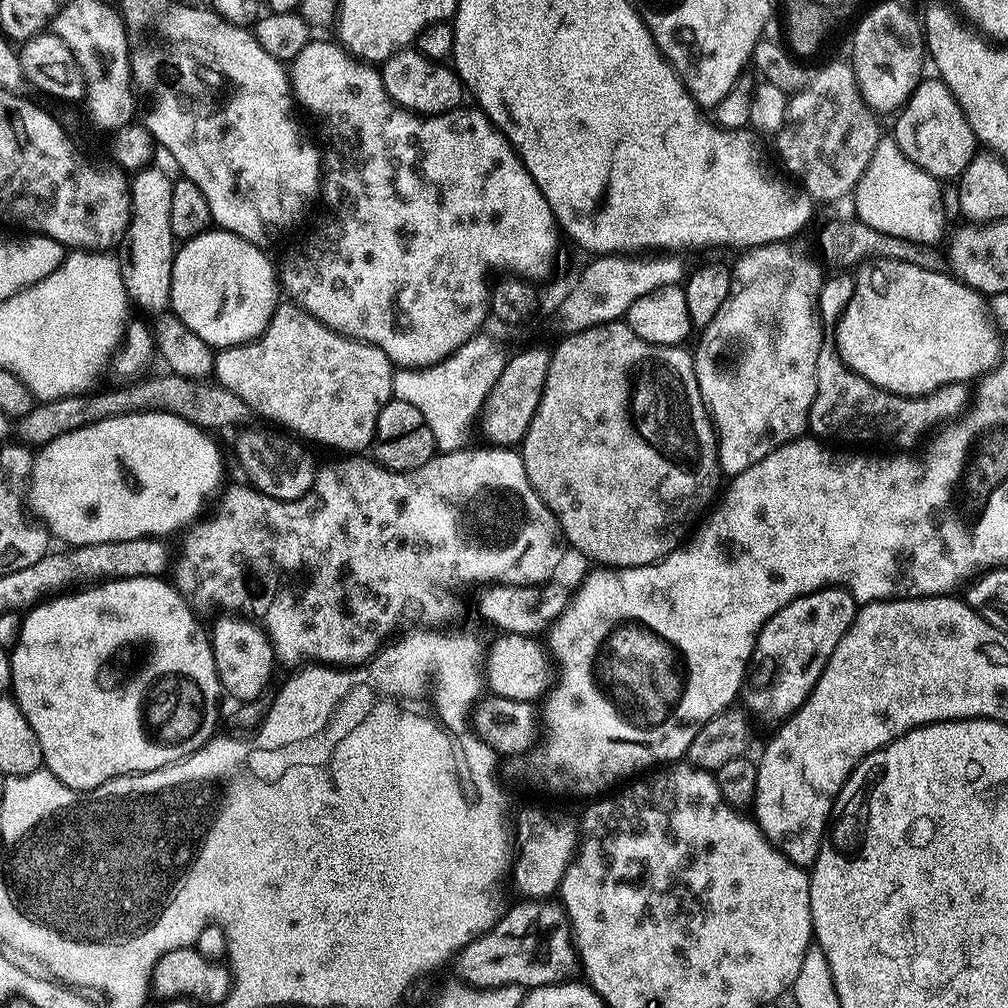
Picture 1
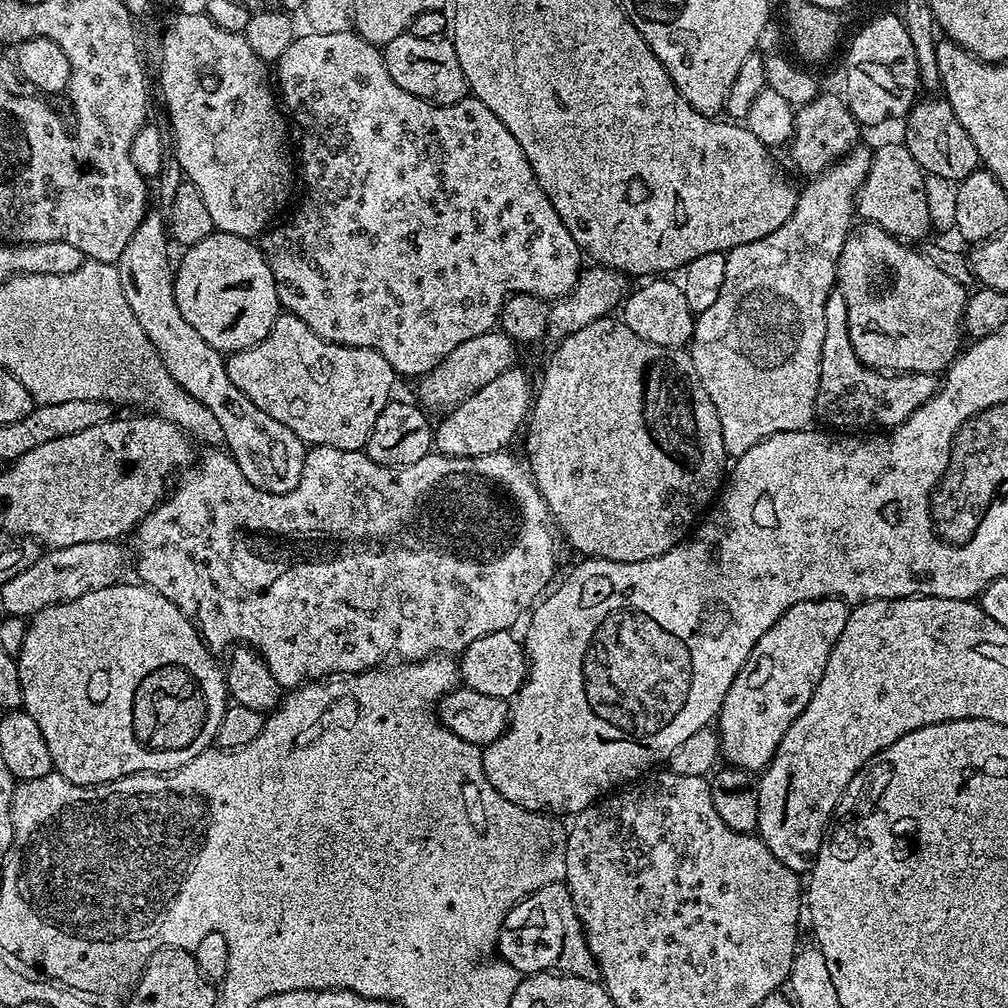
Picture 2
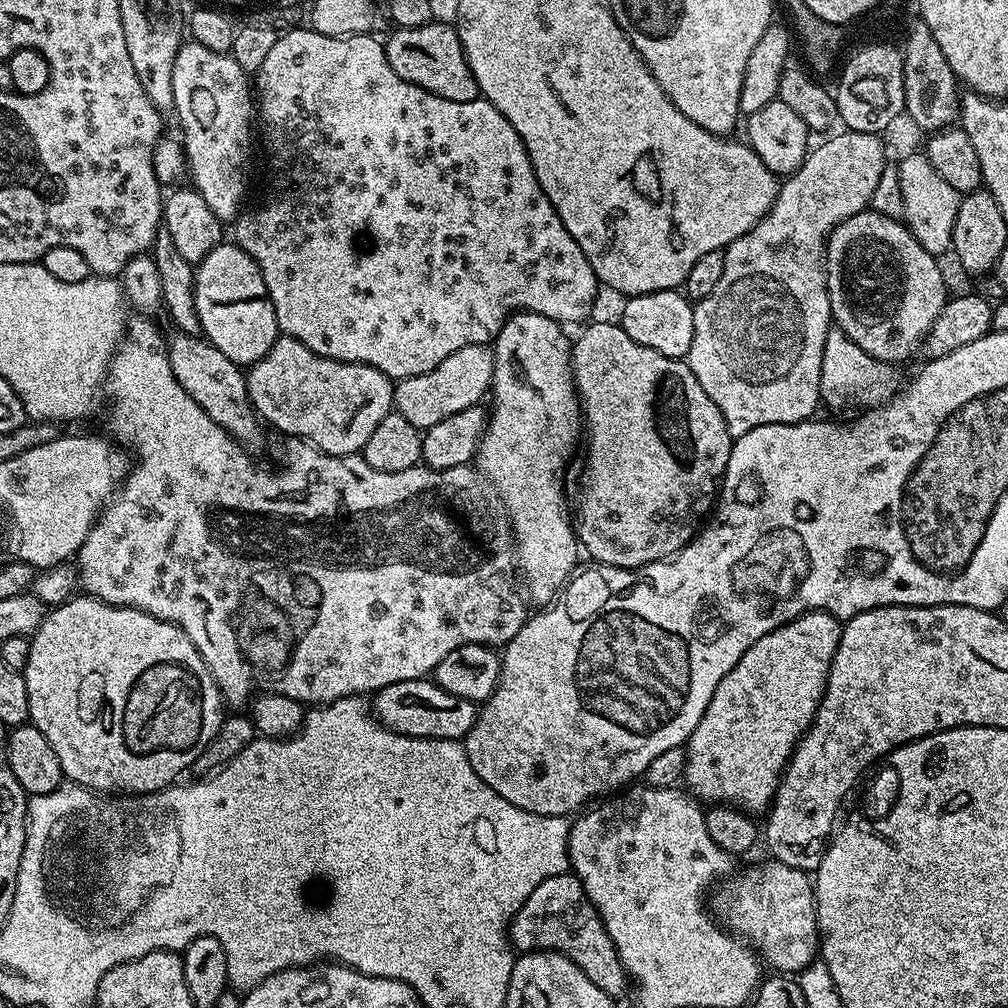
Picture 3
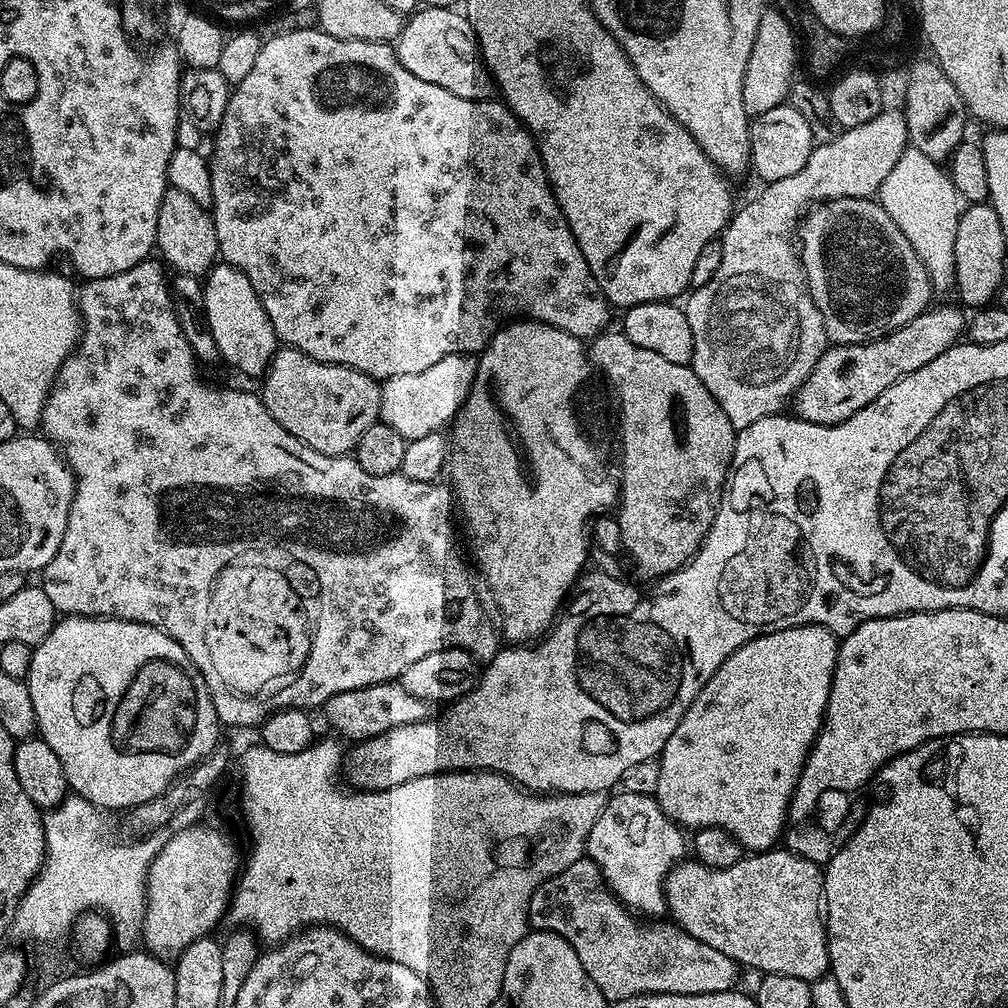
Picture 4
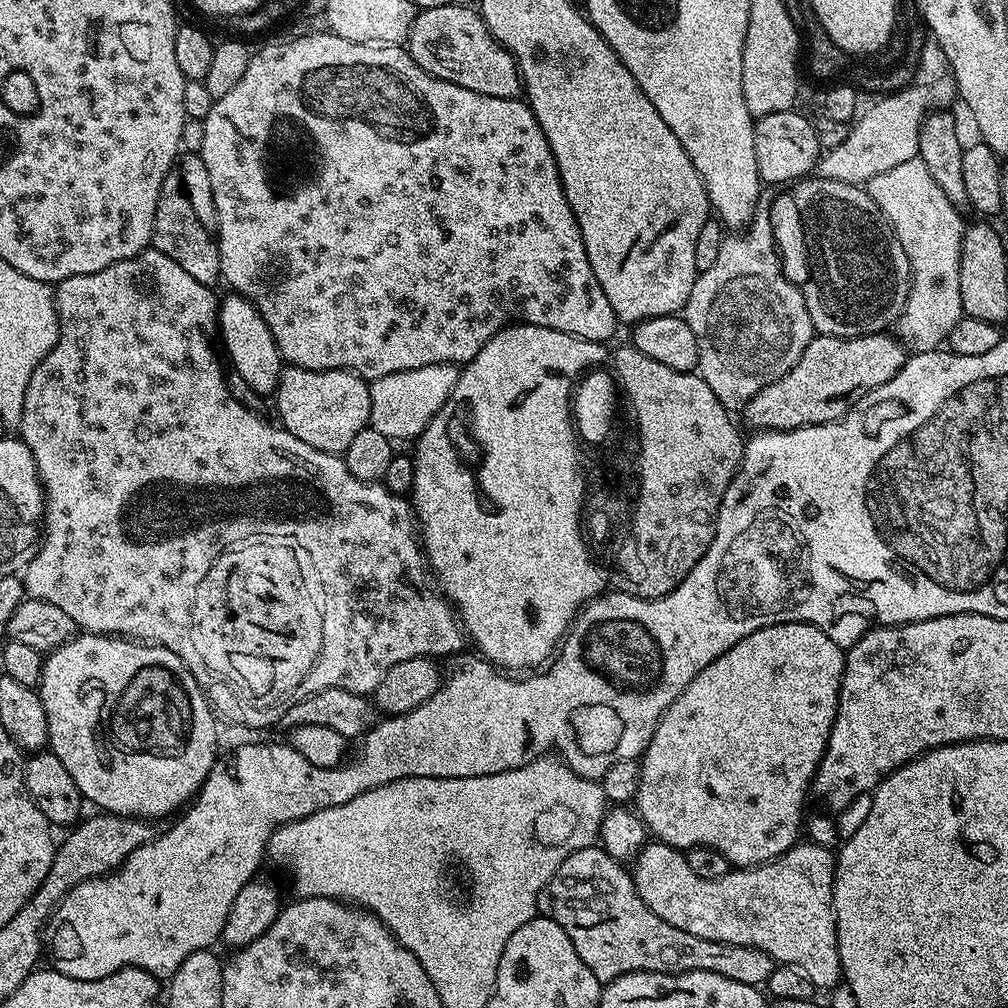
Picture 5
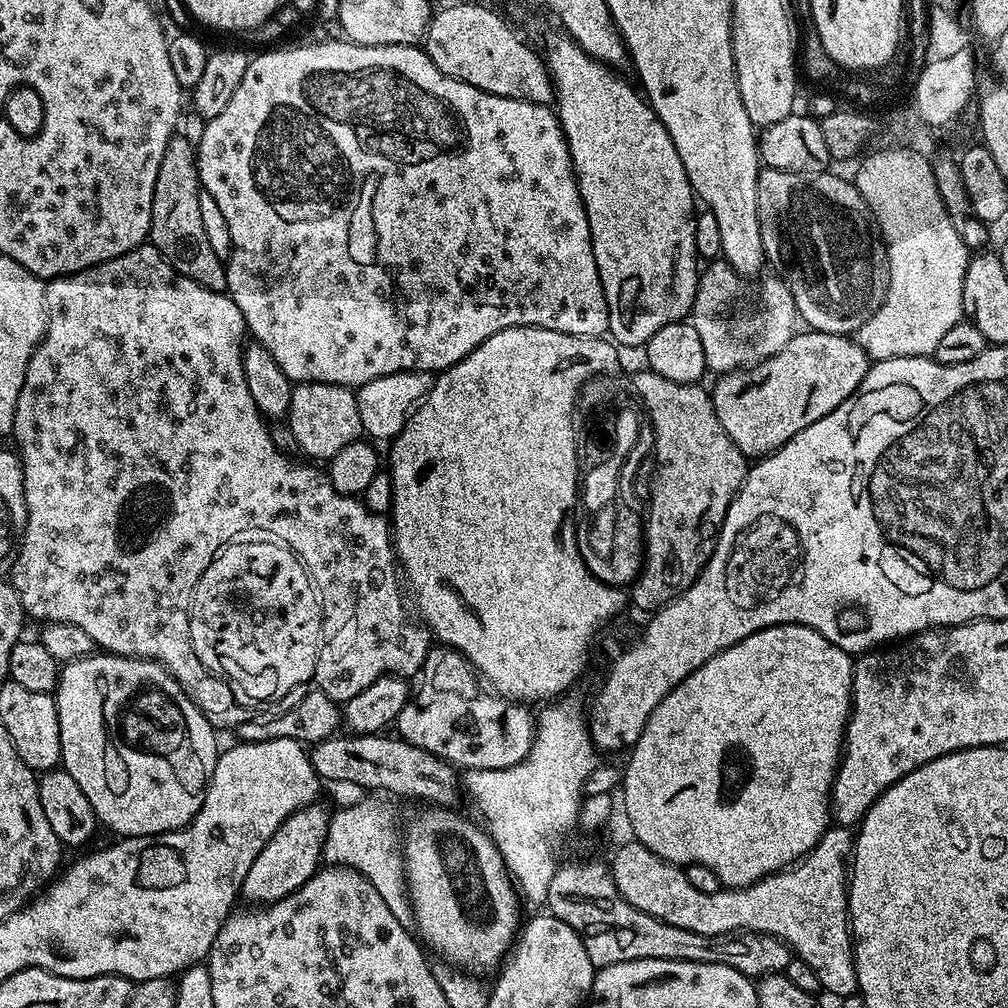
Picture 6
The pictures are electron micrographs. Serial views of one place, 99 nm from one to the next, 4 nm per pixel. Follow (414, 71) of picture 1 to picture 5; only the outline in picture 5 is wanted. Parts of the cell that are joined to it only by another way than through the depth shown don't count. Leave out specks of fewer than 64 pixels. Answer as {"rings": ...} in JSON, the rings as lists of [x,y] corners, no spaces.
{"rings":[[[464,2],[417,11],[406,50],[423,72],[454,82],[454,86],[474,90],[474,94],[511,100],[521,95],[522,81],[516,59],[497,44],[479,11],[475,7],[467,8]]]}

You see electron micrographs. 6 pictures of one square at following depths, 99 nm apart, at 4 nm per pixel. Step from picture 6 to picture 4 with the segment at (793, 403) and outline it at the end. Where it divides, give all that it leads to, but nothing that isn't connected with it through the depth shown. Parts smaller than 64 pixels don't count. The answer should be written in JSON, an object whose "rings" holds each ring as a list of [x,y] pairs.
{"rings":[[[953,304],[929,307],[918,318],[906,322],[906,326],[877,340],[865,344],[832,344],[825,348],[806,382],[796,391],[795,415],[815,424],[840,424],[859,408],[874,402],[882,390],[906,378],[906,374],[914,374],[926,362],[934,362],[938,354],[953,348],[966,332],[965,313],[960,313],[961,309]]]}

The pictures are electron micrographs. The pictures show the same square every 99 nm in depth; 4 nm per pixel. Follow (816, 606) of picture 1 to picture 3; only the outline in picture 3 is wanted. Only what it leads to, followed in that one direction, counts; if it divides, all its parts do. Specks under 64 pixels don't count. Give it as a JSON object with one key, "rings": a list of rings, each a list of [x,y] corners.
{"rings":[[[826,611],[803,612],[790,623],[758,638],[758,642],[738,658],[734,670],[718,682],[718,690],[714,690],[714,698],[710,698],[710,706],[706,706],[706,714],[702,714],[702,722],[698,722],[688,739],[682,784],[691,795],[709,805],[731,804],[749,814],[767,813],[792,751],[811,726],[824,697],[841,627],[841,621]]]}

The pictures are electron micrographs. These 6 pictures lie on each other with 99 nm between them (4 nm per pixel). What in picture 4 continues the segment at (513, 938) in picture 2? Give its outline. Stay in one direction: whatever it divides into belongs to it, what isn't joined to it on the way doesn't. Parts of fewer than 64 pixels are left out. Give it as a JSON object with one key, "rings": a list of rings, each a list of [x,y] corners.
{"rings":[[[587,858],[574,862],[574,866],[566,866],[562,874],[554,874],[554,878],[537,886],[530,898],[528,923],[535,931],[553,932],[566,938],[566,942],[574,946],[574,954],[578,954],[578,962],[582,962],[582,970],[590,974],[590,982],[594,982],[594,986],[602,990],[604,999],[608,1002],[641,996],[647,992],[669,992],[670,994],[730,992],[739,985],[736,983],[740,980],[742,968],[734,958],[722,954],[722,950],[714,950],[714,946],[706,946],[706,942],[698,942],[698,938],[686,934],[673,923],[641,922],[608,889],[600,867]]]}

